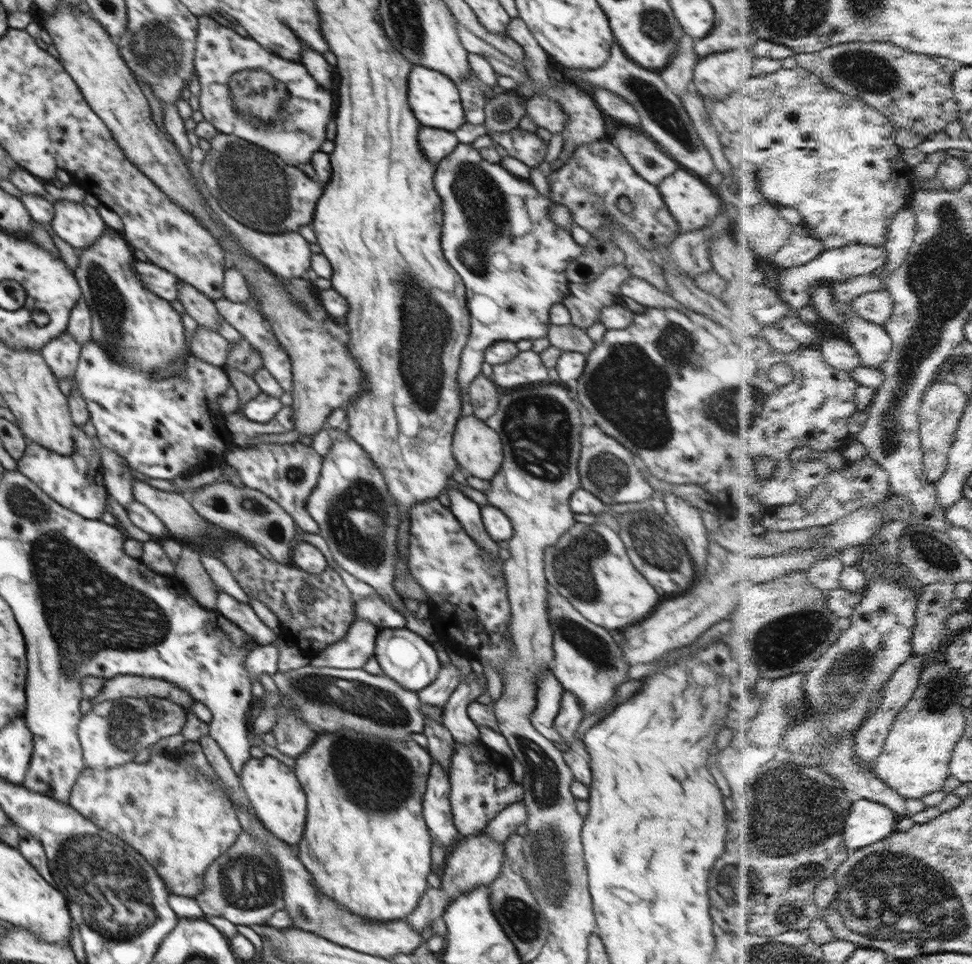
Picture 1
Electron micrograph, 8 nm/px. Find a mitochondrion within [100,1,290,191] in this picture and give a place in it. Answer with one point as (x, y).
(160, 47)

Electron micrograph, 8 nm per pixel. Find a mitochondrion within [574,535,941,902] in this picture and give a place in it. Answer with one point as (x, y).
(807, 628)

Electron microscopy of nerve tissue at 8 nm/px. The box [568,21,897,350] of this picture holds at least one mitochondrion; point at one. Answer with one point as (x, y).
(664, 115)

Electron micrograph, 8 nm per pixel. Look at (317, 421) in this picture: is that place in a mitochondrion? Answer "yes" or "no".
no

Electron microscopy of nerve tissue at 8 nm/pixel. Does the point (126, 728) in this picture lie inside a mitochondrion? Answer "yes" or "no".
yes

